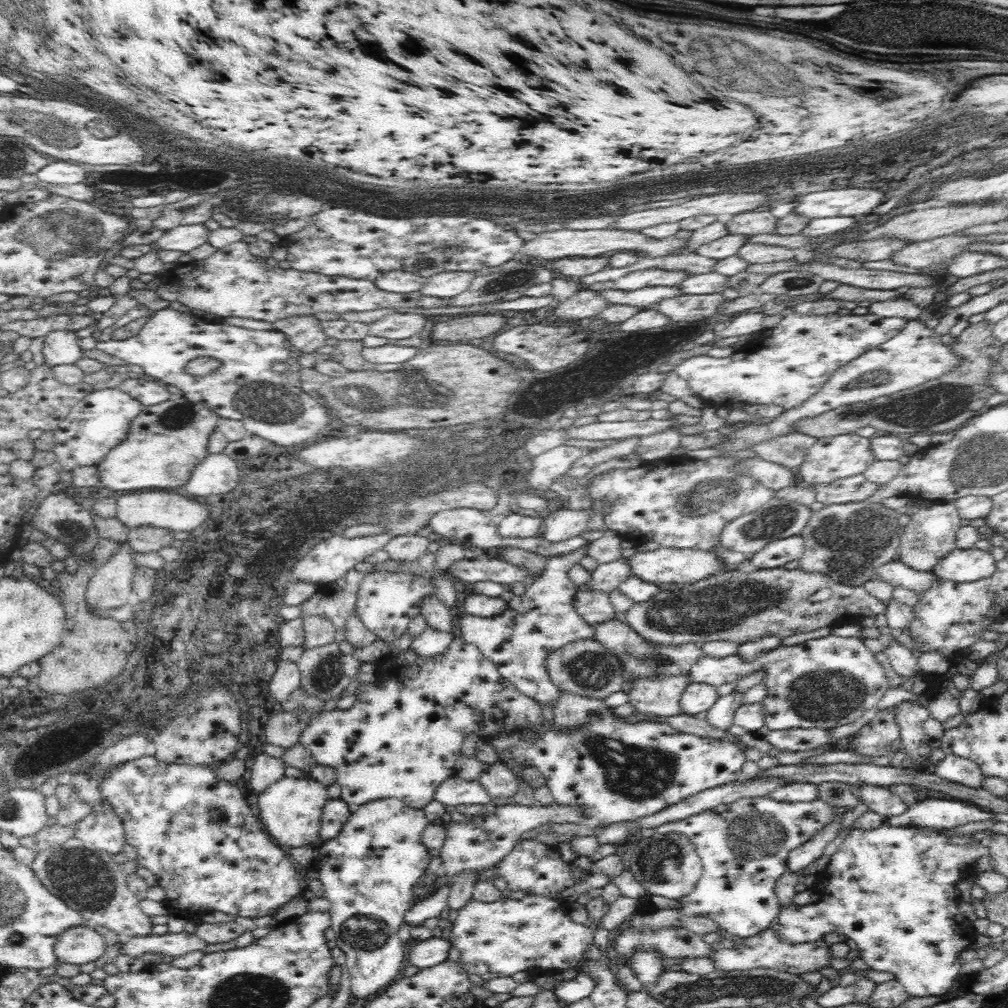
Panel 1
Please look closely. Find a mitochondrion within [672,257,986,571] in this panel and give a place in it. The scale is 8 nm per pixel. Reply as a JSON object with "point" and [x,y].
{"point":[944,403]}

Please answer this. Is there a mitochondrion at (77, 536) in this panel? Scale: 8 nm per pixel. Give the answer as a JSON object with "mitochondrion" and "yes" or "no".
{"mitochondrion":"yes"}

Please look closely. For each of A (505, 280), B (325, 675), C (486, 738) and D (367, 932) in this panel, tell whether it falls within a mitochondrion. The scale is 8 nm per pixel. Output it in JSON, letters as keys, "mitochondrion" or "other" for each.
{"A":"mitochondrion","B":"mitochondrion","C":"other","D":"mitochondrion"}

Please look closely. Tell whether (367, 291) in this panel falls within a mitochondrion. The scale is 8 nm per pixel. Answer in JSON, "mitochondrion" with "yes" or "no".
{"mitochondrion":"no"}

